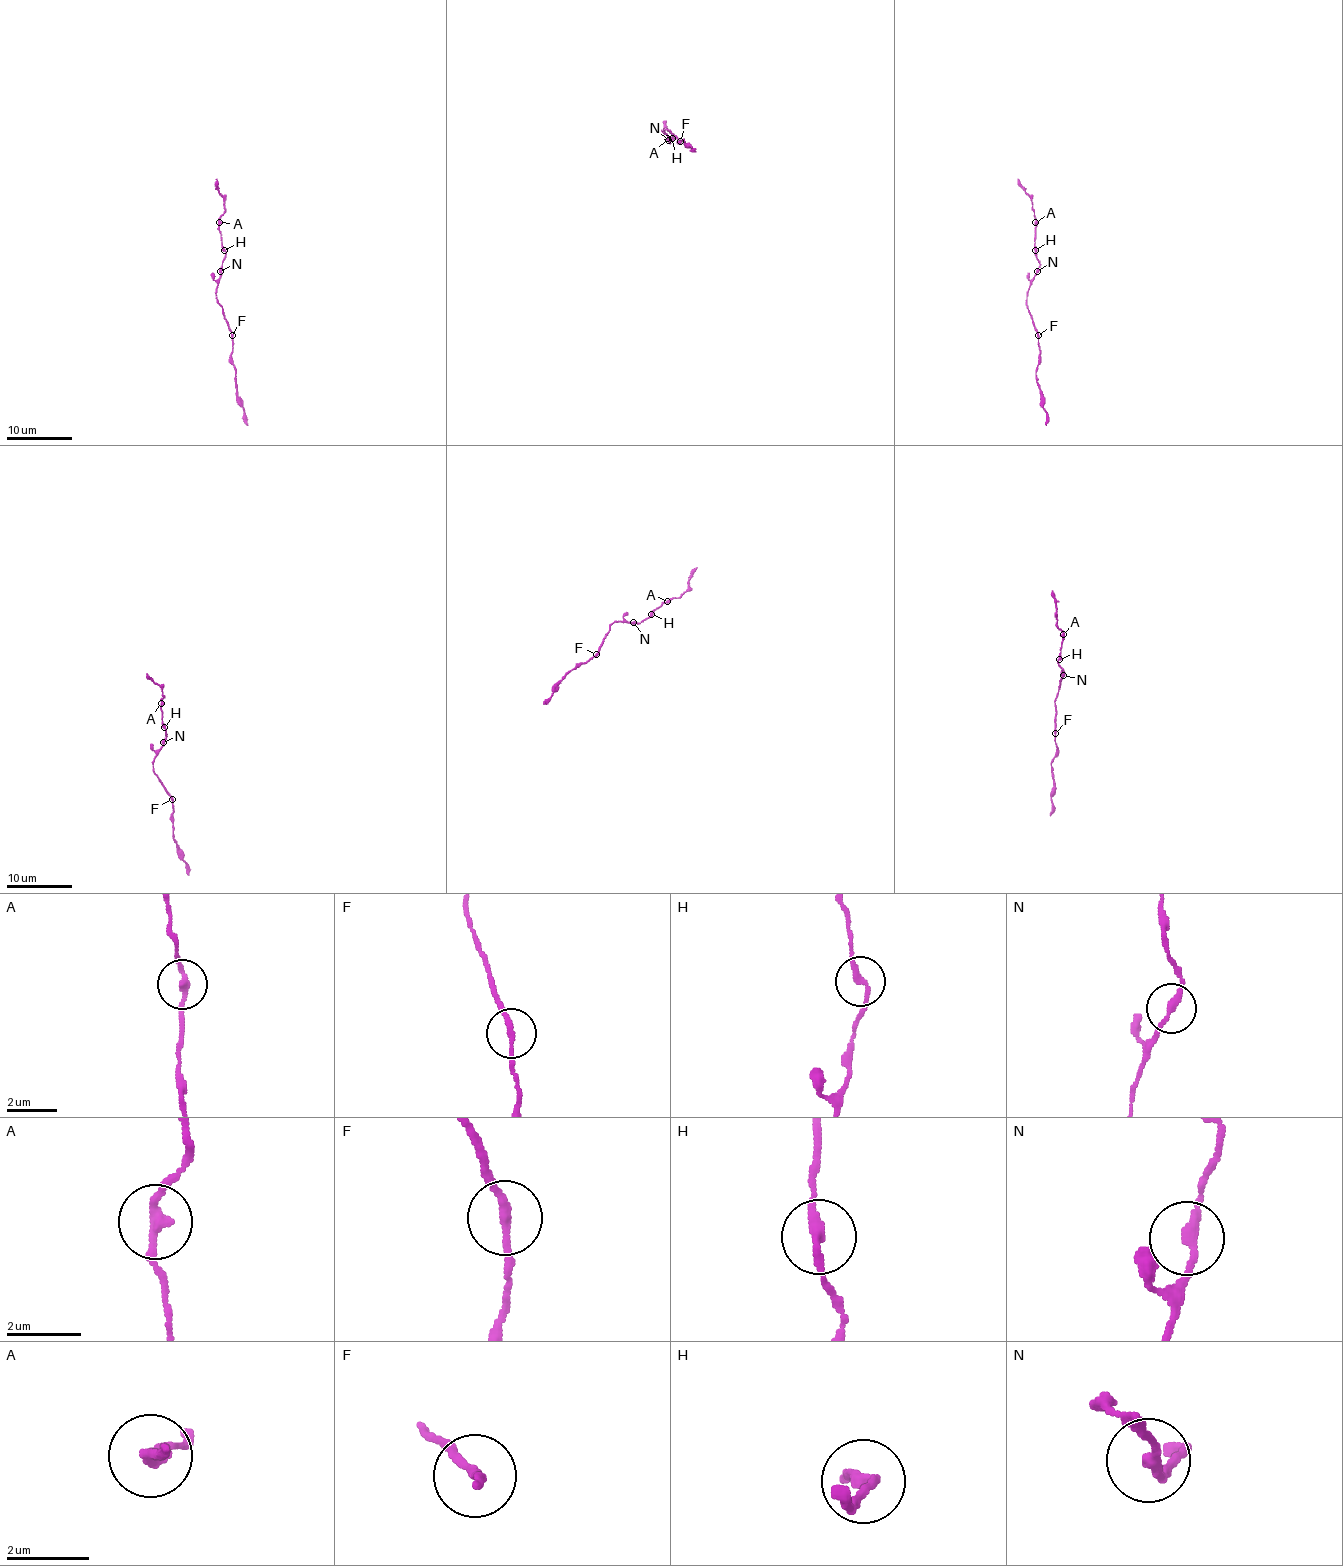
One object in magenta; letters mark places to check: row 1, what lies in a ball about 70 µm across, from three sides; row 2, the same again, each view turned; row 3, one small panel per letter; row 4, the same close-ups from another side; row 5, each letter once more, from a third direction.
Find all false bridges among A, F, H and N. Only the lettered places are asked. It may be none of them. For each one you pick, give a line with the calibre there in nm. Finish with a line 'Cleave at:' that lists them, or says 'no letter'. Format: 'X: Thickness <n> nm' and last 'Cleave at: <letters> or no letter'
A: Thickness 240 nm
Cleave at: A

